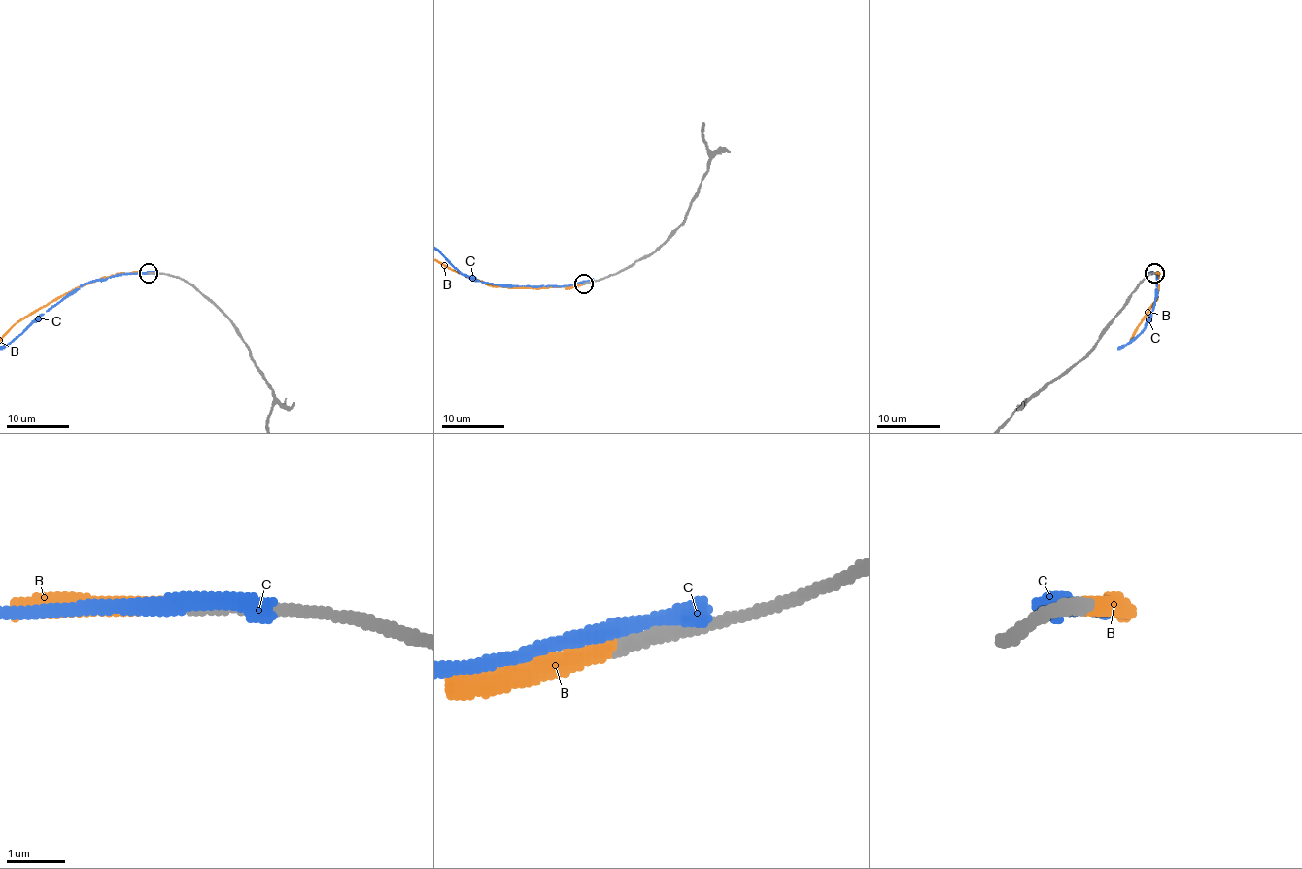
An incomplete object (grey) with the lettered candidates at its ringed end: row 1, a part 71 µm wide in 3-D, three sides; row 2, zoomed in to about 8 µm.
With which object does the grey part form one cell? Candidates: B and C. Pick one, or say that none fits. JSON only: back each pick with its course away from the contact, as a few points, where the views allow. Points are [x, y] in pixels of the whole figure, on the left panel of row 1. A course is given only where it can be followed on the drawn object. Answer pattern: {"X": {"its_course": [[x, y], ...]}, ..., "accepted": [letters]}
{"accepted": ["B"]}

